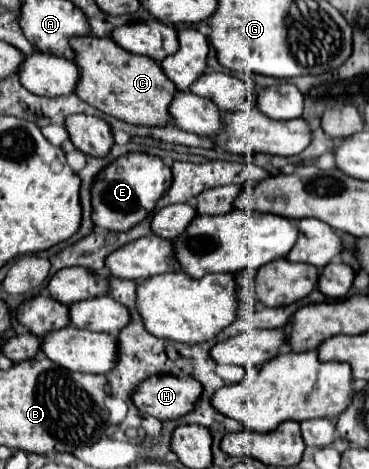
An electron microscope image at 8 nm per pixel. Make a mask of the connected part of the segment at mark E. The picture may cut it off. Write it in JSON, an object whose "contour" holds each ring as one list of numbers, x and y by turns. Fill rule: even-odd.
{"contour":[[129,152,107,164,93,180,91,206,93,222,111,232,125,232,141,222,153,208,159,196,171,184,171,168,159,158,145,152]]}

